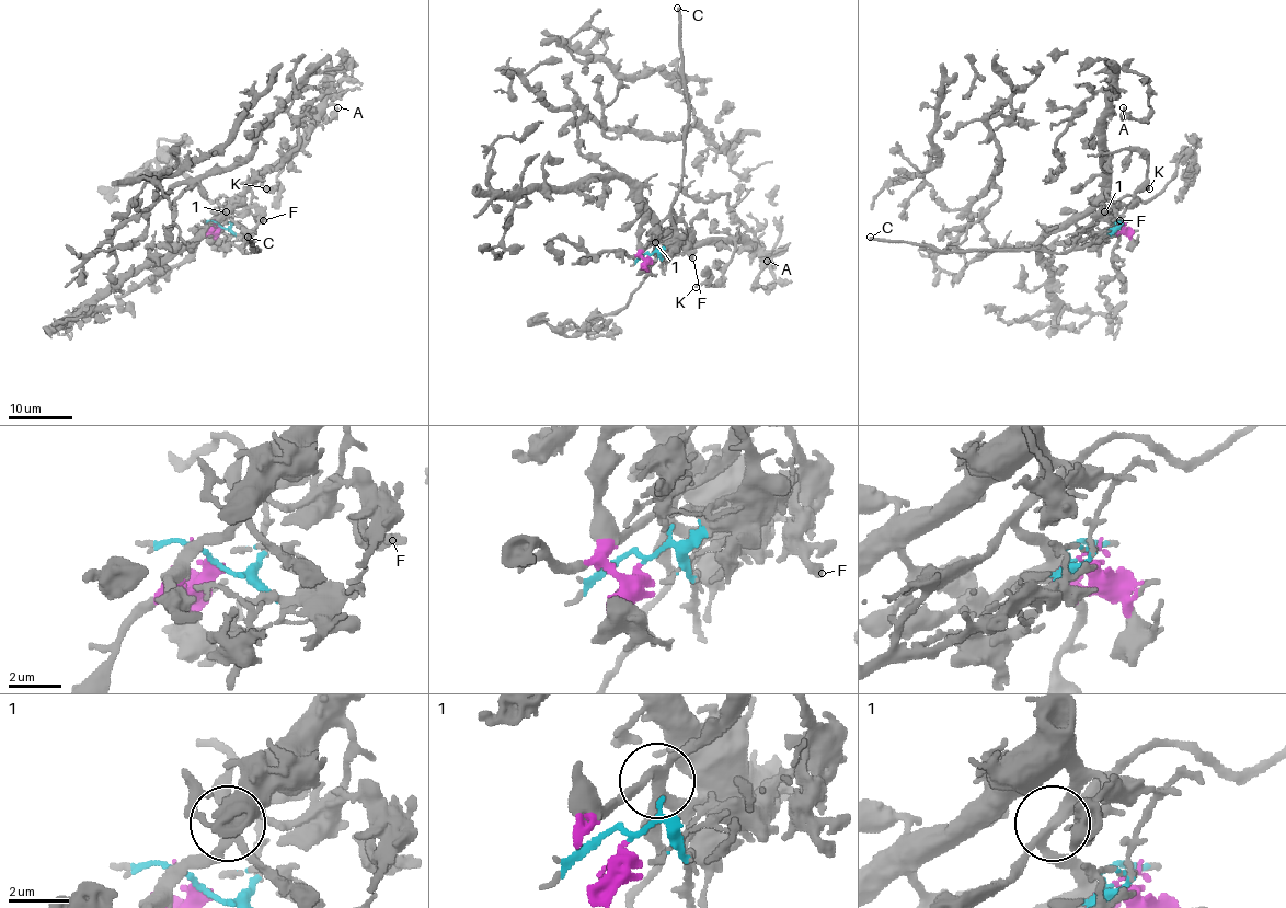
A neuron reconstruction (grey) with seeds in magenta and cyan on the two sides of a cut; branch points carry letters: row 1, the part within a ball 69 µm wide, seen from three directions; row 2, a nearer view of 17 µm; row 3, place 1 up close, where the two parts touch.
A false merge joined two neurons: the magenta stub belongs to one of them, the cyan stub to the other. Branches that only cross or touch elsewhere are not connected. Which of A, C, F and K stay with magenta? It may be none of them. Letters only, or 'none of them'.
A, K

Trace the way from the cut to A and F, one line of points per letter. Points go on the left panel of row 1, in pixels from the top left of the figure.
A: (220, 226), (210, 230), (296, 147), (337, 68), (344, 77), (324, 112), (330, 119), (337, 107)
F: (220, 226), (244, 242), (241, 246), (244, 236), (255, 226), (257, 219), (264, 220)

